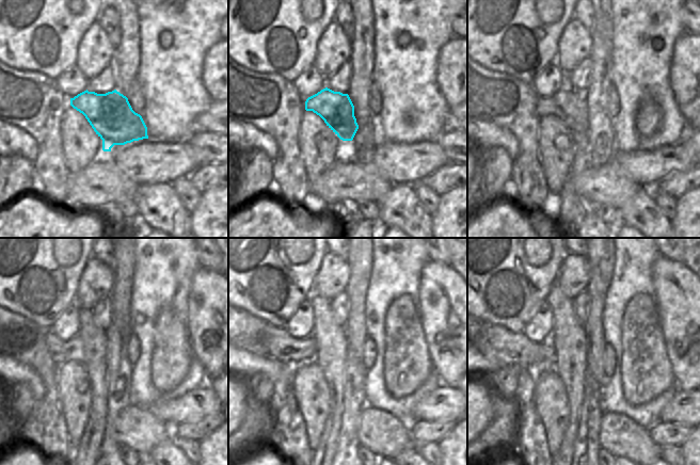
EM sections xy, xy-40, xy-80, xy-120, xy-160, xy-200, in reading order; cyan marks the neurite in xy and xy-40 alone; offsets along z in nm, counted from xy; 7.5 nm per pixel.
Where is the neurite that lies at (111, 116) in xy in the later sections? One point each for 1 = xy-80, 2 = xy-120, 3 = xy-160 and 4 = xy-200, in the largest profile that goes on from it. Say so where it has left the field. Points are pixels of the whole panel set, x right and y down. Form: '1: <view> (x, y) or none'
1: xy-80 (570, 106)
2: xy-120 (62, 351)
3: xy-160 (284, 348)
4: xy-200 (497, 343)

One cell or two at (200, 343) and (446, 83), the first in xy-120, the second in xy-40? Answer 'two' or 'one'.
one

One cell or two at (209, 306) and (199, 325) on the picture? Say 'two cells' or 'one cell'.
one cell

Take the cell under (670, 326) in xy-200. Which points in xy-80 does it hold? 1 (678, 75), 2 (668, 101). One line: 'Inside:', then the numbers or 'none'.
Inside: 1

